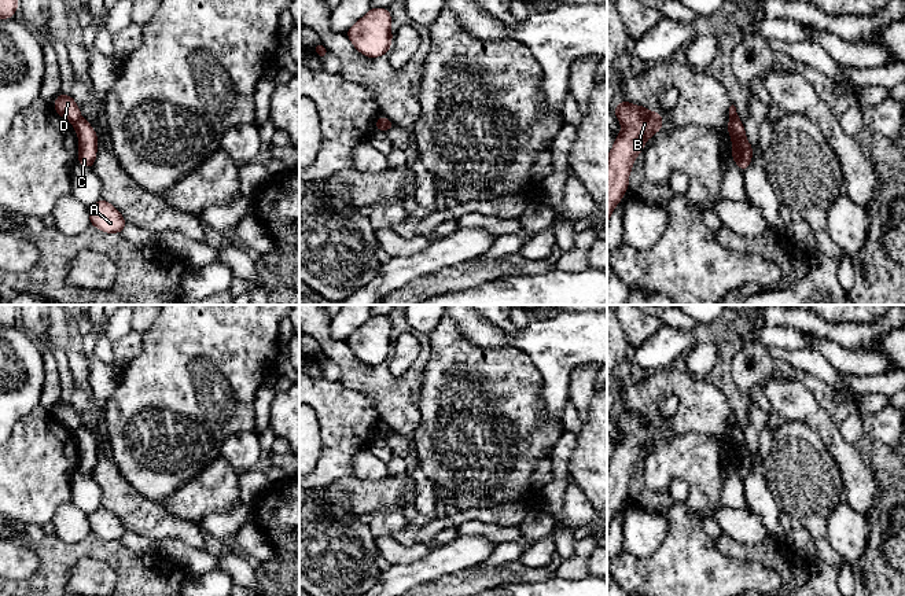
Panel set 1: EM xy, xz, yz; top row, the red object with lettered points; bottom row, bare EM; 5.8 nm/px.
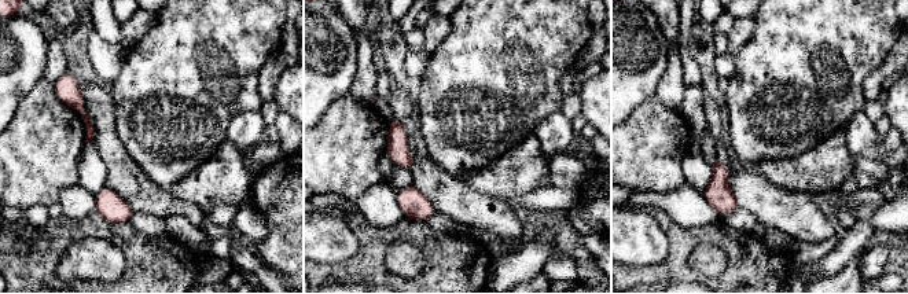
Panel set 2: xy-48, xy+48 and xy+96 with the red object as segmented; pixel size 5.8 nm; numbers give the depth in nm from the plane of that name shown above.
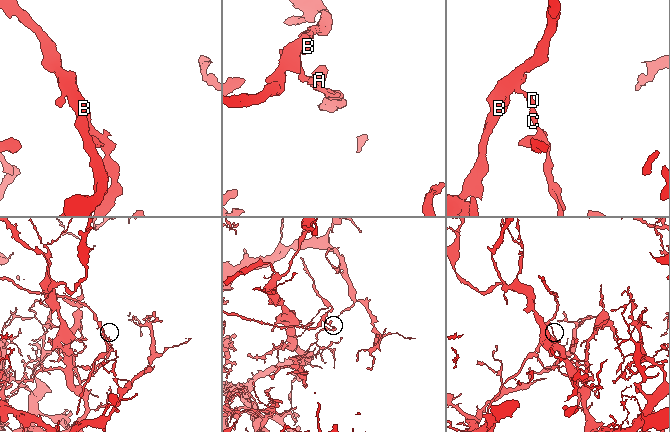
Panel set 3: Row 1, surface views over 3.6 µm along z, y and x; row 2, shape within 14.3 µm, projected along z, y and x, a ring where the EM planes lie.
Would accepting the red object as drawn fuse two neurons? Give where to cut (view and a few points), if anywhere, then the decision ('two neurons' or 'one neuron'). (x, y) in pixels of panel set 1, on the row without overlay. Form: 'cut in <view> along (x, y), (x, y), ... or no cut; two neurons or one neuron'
cut in xy along (81, 426), (73, 431); two neurons

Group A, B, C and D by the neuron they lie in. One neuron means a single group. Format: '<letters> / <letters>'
A C / B D

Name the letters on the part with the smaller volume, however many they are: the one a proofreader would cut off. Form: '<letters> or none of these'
B, D

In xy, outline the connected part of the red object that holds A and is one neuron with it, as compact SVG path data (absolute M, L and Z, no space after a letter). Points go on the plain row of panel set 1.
M104 507L88 514L91 533L106 541L121 541L128 533L122 522Z

